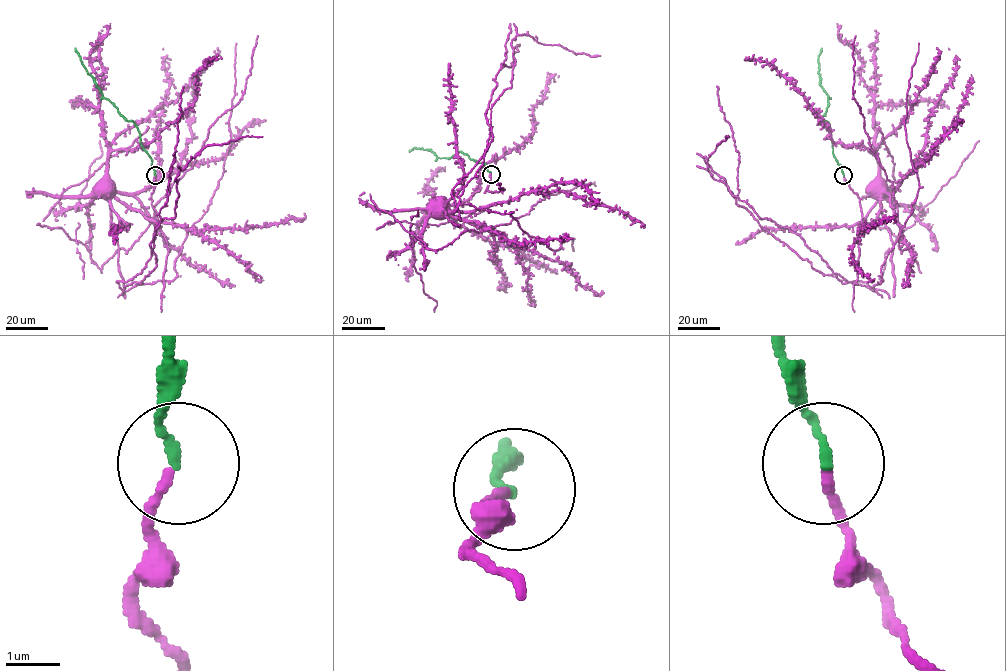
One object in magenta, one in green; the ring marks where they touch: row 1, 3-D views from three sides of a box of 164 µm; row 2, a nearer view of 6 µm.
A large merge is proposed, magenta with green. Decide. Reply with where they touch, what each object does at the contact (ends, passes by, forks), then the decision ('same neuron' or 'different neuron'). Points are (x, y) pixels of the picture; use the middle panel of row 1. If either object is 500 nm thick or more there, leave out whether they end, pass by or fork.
at (491, 174); magenta ends there; green ends there; same neuron

